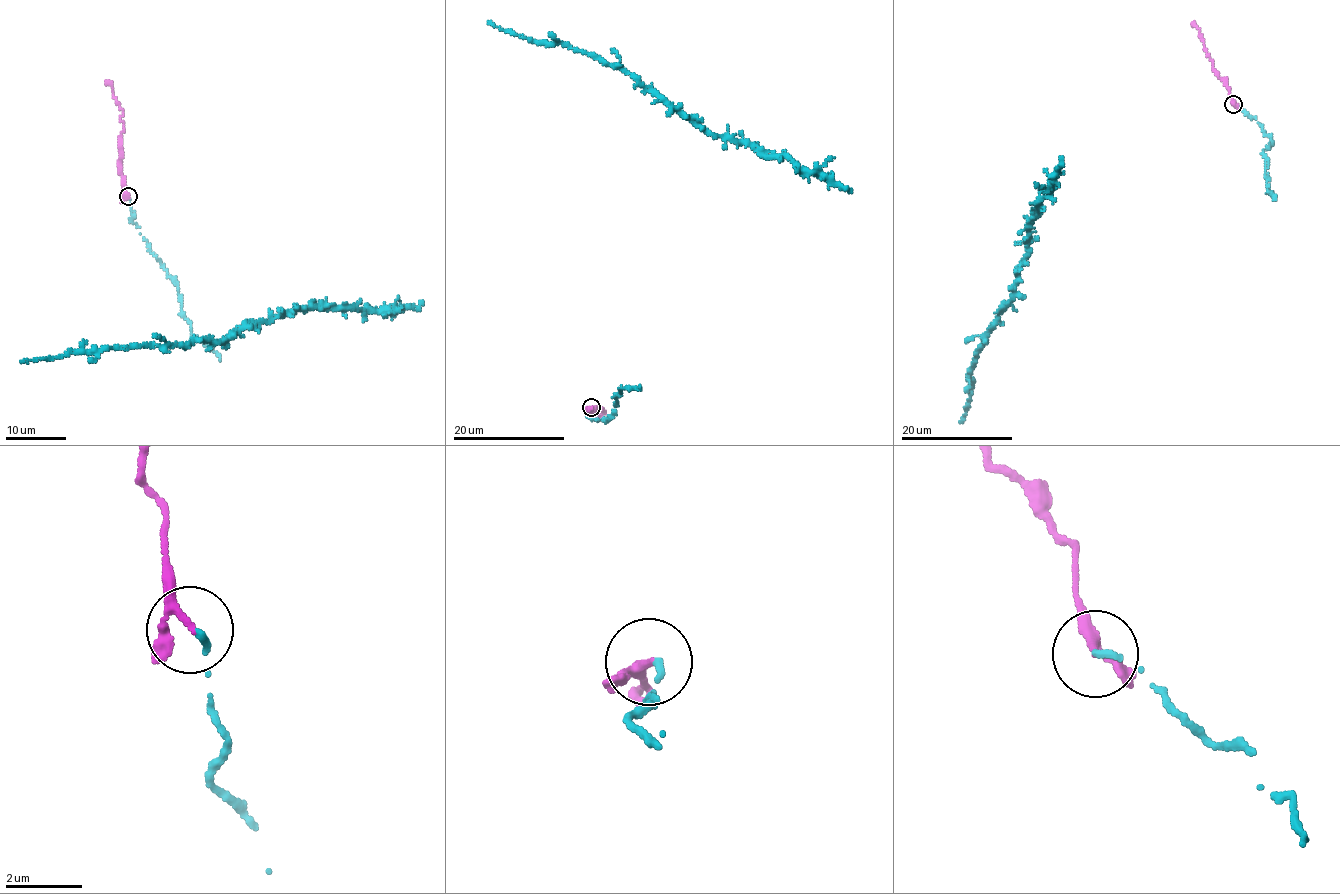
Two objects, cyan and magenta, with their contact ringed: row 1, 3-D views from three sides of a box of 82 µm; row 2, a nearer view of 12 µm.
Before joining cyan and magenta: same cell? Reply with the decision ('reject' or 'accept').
accept

